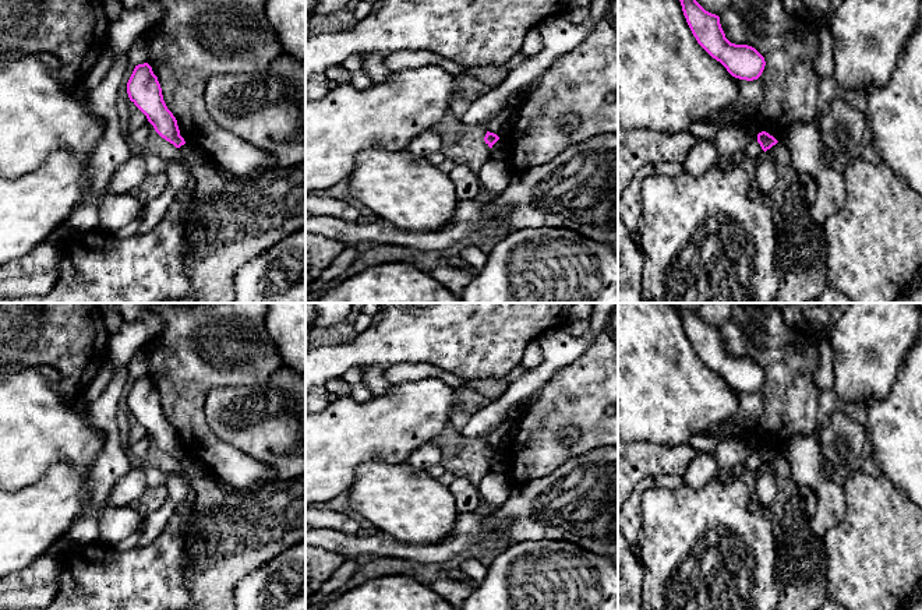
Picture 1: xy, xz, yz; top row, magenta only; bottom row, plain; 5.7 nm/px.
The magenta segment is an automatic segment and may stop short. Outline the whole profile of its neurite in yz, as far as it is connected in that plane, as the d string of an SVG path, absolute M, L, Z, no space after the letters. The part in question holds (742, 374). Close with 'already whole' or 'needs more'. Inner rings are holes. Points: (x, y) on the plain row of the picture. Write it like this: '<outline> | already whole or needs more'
M695 307L681 310L679 314L697 356L732 389L753 394L762 388L766 374L755 360L731 356L721 341L720 329L706 324Z | already whole

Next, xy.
M148 375L135 378L128 395L127 406L130 413L146 429L155 444L180 461L186 456L180 448L177 433L167 422L158 389Z | already whole

